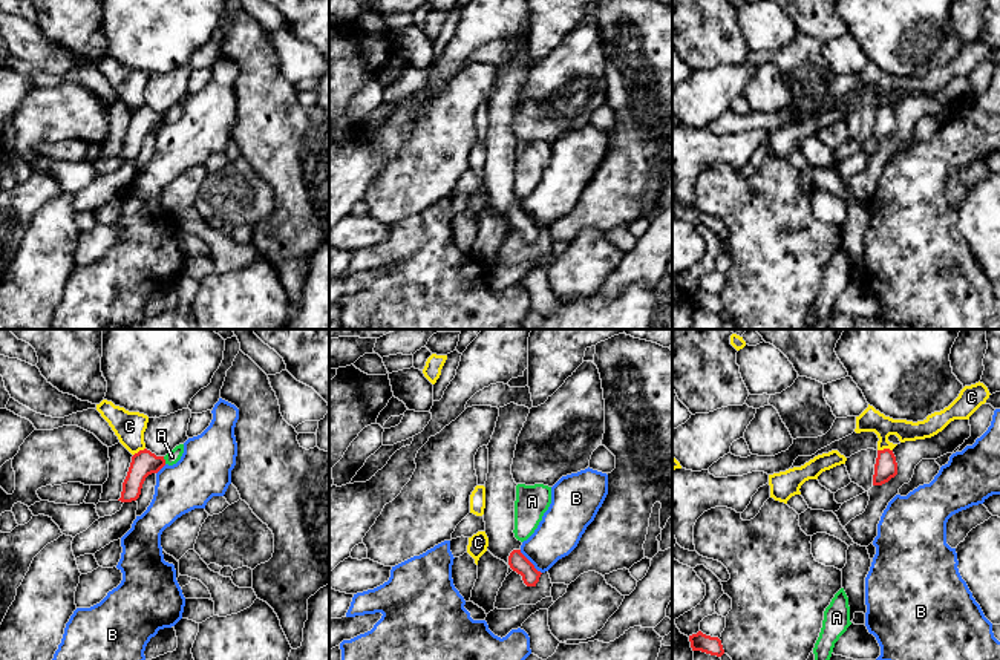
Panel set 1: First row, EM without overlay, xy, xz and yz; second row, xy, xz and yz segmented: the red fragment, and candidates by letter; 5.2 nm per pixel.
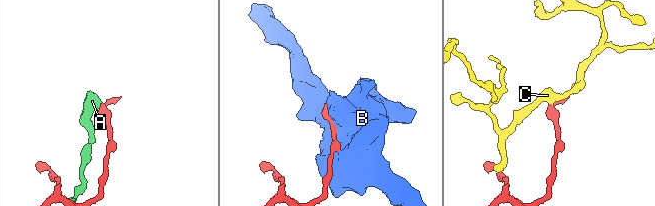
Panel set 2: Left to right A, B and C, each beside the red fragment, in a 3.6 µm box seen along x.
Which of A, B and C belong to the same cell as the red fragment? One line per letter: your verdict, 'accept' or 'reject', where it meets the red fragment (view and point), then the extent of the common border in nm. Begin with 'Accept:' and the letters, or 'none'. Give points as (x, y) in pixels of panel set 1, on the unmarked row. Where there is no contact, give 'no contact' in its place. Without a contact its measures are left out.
Accept: none
A: reject; meets red in xy at (164, 117); contact 40 nm long
B: reject; meets red in xz at (530, 219); contact 170 nm long
C: reject; meets red in yz at (884, 106); contact 80 nm long

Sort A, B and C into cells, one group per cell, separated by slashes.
A / B / C

